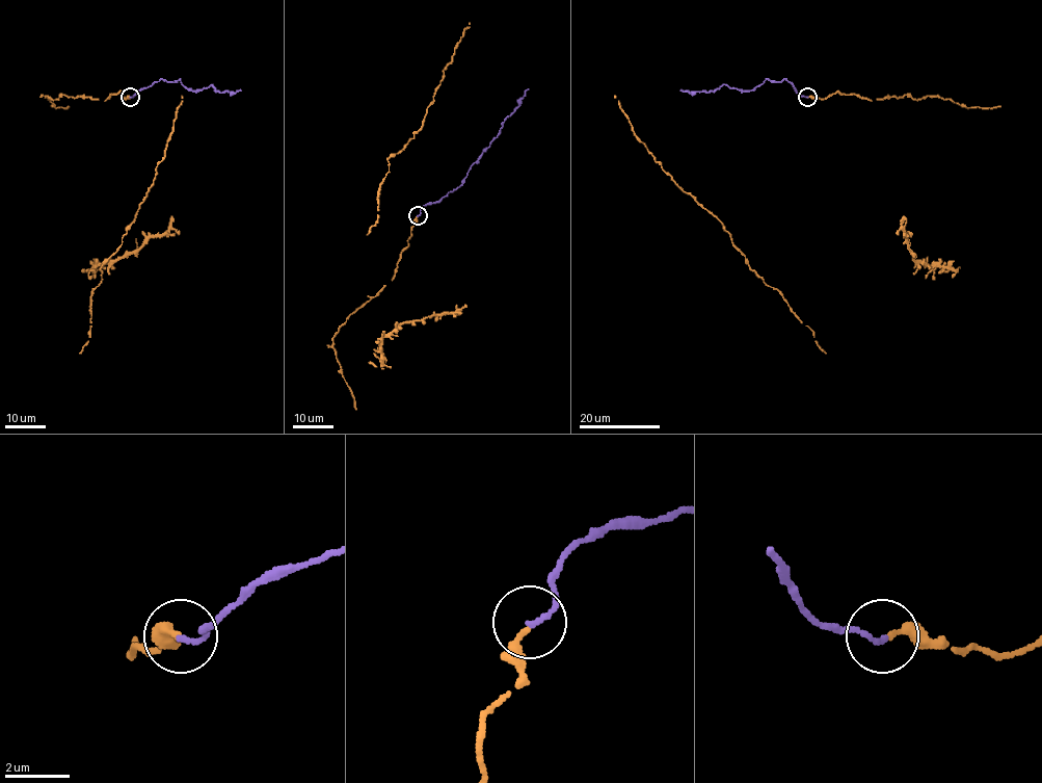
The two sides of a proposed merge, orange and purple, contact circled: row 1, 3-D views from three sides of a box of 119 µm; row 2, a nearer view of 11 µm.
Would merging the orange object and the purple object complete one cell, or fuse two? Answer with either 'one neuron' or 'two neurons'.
one neuron

